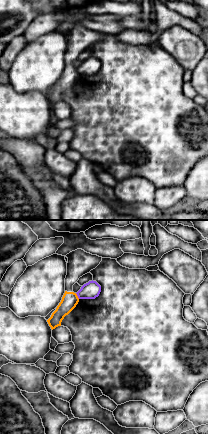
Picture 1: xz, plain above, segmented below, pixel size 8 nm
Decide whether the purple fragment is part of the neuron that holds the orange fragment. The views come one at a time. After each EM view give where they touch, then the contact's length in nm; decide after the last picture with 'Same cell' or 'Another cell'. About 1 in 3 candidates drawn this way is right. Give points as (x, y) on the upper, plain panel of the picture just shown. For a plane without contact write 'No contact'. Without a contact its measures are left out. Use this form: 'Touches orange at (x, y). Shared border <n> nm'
Touches orange at (77, 72). Shared border 60 nm

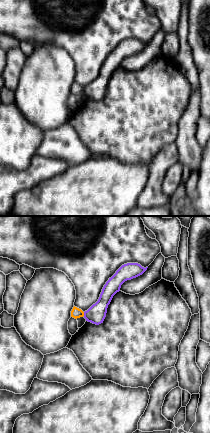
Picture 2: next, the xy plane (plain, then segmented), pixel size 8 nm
Touches orange at (83, 90). Shared border 30 nm

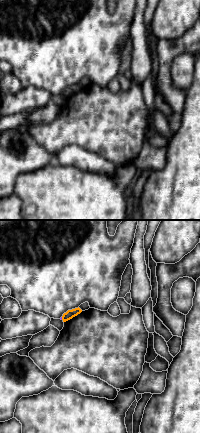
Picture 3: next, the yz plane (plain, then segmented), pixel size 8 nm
Touches orange at (62, 94). Shared border 30 nm

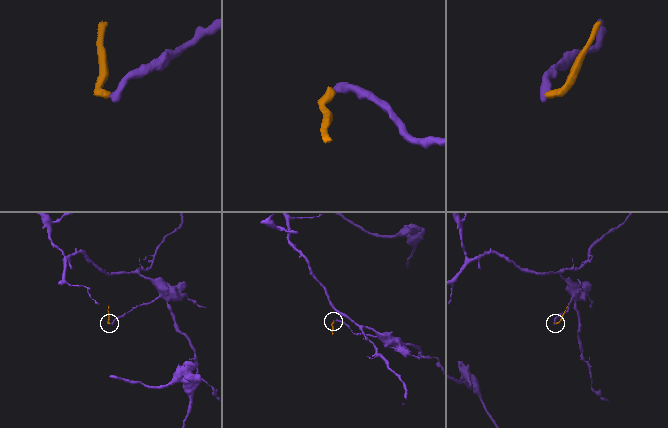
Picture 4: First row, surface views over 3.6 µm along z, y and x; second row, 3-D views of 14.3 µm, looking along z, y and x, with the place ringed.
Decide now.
Another cell

